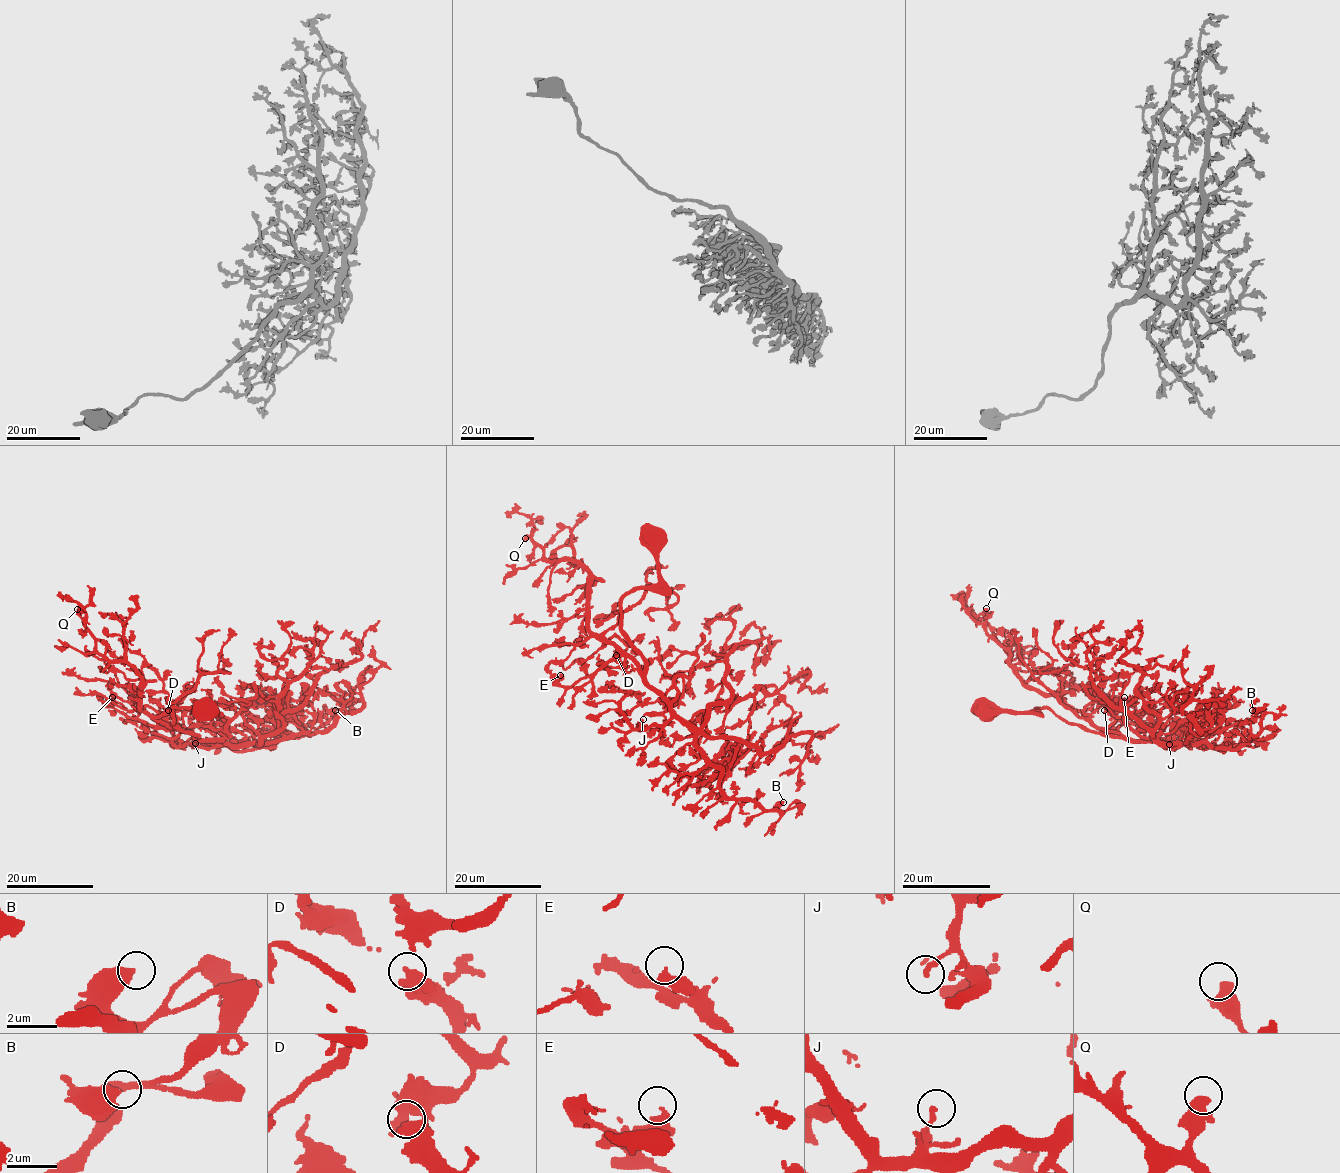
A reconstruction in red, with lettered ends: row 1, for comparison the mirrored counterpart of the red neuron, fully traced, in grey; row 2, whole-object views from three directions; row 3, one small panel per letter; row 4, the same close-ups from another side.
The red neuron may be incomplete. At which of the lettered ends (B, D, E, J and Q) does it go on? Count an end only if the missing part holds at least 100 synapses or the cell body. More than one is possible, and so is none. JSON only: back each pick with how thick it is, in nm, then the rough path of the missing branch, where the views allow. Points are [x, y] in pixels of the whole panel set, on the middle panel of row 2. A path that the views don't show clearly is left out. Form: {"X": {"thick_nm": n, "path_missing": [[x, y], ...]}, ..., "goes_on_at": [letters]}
{"goes_on_at": []}

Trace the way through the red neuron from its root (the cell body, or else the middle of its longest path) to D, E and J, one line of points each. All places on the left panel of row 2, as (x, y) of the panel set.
D: (204, 711), (204, 715), (211, 712), (173, 710), (173, 723), (195, 736), (179, 729), (168, 710)
E: (204, 711), (204, 715), (211, 712), (173, 710), (173, 723), (195, 736), (131, 718), (109, 704), (112, 697)
J: (204, 711), (204, 715), (211, 712), (173, 710), (173, 723), (181, 730), (223, 742), (213, 747), (195, 743)

